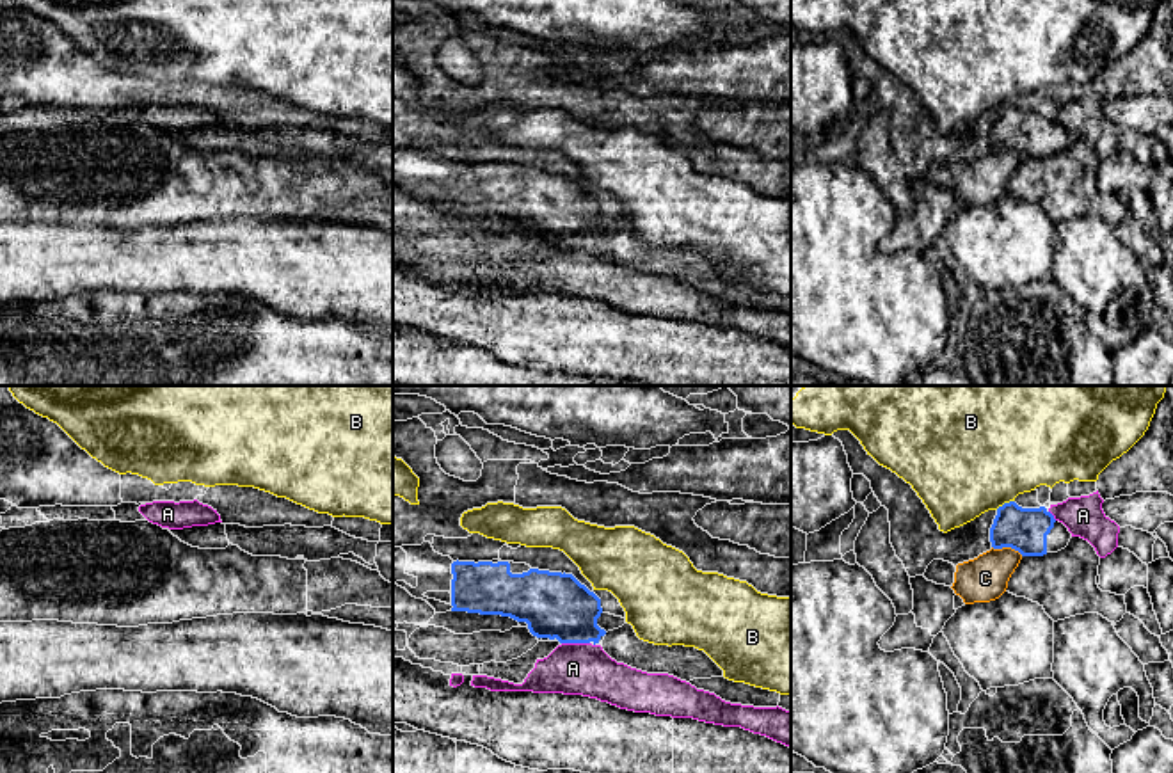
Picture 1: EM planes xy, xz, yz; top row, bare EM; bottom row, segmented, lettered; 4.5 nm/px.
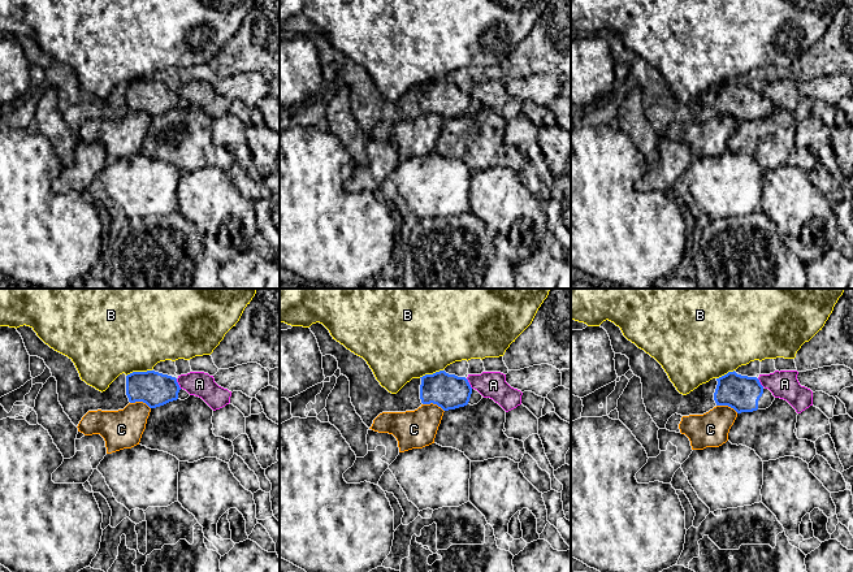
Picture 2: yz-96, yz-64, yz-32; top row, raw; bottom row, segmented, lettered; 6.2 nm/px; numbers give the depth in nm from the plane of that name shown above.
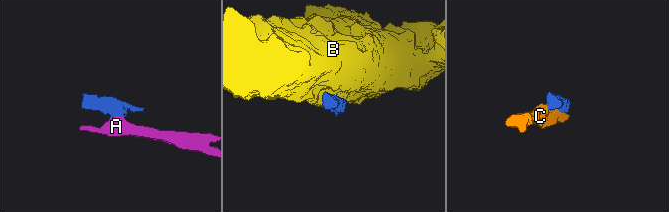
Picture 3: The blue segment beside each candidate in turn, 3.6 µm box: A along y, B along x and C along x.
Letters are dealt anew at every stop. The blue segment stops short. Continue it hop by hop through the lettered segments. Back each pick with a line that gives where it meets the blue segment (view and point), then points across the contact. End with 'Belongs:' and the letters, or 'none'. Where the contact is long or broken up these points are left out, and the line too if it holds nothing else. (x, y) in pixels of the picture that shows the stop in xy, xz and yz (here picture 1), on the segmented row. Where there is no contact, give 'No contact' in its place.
Belongs: none

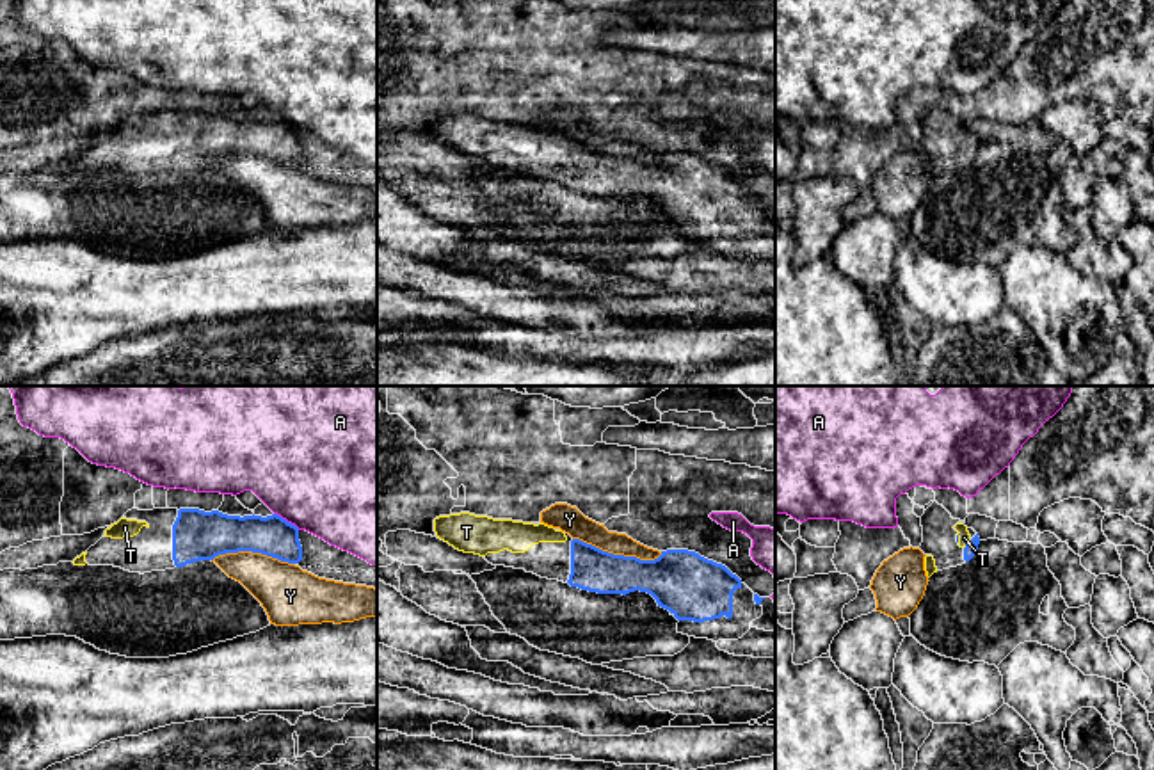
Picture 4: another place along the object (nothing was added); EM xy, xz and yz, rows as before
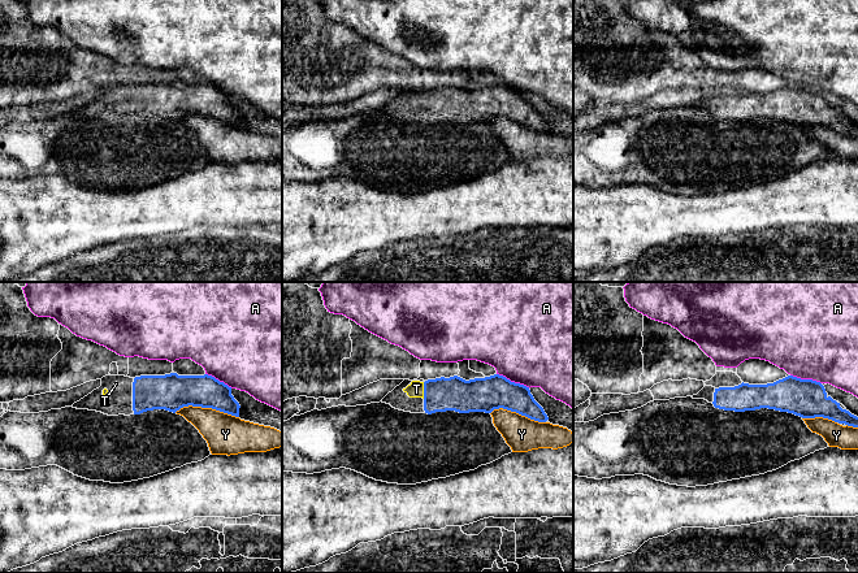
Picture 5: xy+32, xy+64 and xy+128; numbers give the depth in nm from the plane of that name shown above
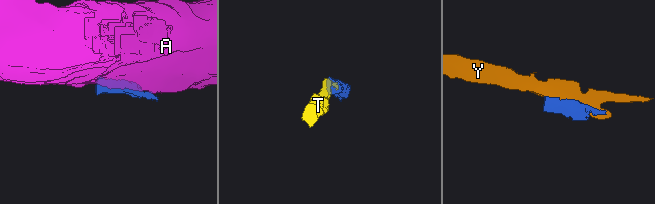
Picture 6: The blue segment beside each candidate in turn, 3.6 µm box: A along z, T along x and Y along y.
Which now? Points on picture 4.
T: Touches blue at yz (966, 545). Path across: yz (971, 546), (966, 545), (964, 537)
Belongs: T

